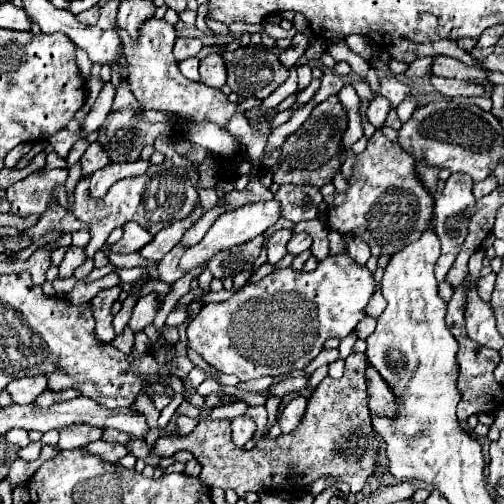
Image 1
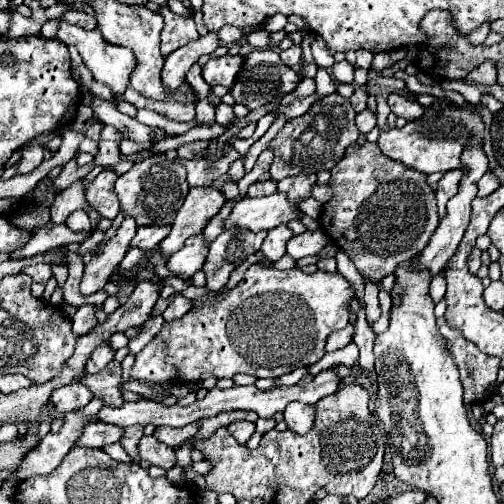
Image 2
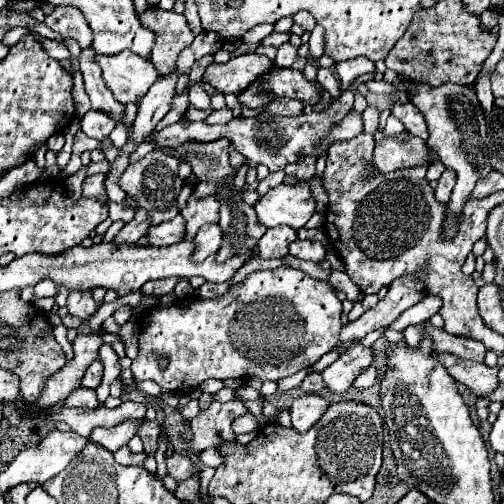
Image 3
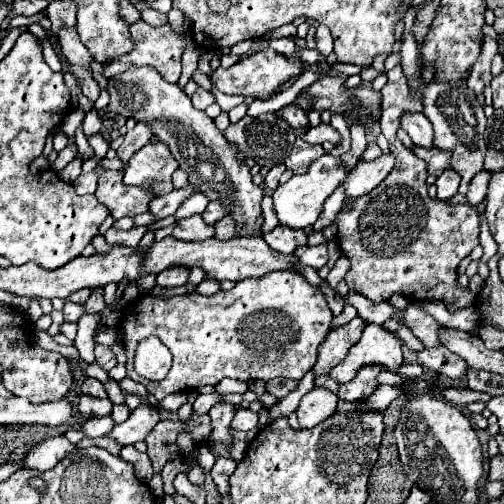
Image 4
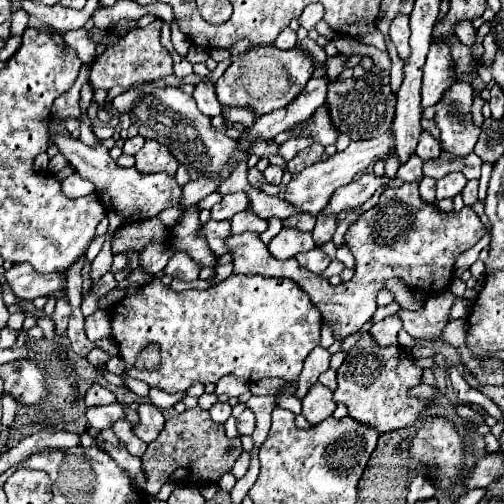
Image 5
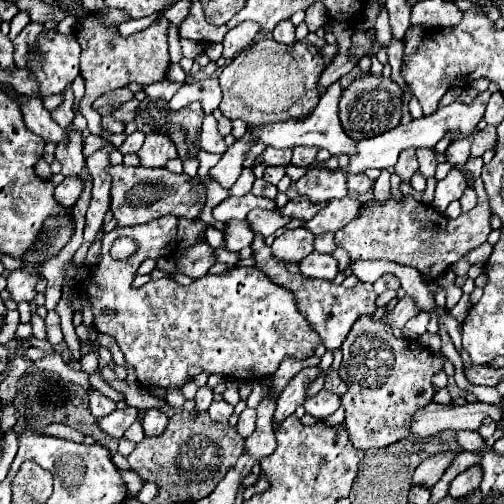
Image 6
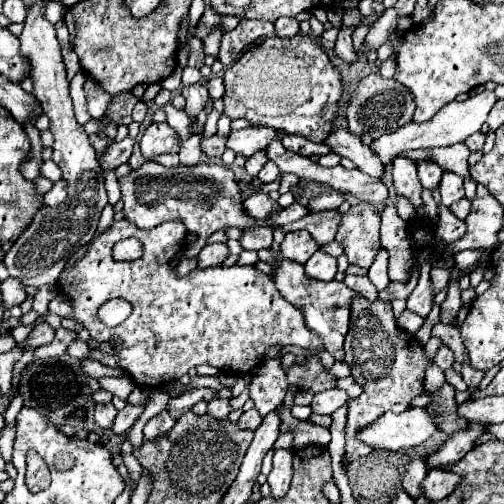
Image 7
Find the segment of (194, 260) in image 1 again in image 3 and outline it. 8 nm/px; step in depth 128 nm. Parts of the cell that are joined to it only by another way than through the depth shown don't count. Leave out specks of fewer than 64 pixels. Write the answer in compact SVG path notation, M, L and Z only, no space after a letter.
M298 182L294 186L276 186L254 204L254 210L258 214L258 222L266 228L286 224L298 230L312 218L312 214L316 212L316 204L310 194L308 182Z

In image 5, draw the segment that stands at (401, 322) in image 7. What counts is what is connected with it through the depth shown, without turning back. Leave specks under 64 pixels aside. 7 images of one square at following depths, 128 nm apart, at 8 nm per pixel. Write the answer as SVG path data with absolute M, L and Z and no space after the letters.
M450 290L438 296L428 298L424 304L422 312L408 312L408 310L398 310L396 316L400 316L404 330L412 338L420 340L442 340L442 330L448 326L450 318L450 308L456 302L456 294Z

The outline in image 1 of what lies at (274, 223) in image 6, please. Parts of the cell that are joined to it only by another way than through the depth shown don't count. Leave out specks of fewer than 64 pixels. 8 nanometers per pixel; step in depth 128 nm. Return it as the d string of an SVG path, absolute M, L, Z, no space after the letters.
M178 244L176 248L172 248L172 250L158 262L158 278L160 278L162 282L174 284L174 282L182 276L182 272L178 270L178 260L180 260L180 256L182 256L184 250L186 250L186 248L184 248L182 244Z

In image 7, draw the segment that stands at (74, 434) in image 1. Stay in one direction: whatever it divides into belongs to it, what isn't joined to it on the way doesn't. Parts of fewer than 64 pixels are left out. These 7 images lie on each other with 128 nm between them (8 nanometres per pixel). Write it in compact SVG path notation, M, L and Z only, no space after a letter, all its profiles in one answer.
M162 410L160 414L156 414L154 418L150 418L144 426L144 438L158 438L162 434L166 434L172 426L174 426L174 418L168 414L168 410Z

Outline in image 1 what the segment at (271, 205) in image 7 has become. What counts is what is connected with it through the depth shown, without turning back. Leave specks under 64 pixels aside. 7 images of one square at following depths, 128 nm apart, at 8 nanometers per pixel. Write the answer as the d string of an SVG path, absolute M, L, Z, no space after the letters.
M198 206L196 208L196 212L194 214L190 214L188 218L184 218L184 220L178 220L178 222L174 222L170 228L164 228L164 230L160 230L154 238L152 238L152 242L148 244L148 246L144 246L144 248L140 248L140 256L142 258L146 258L146 260L154 260L154 262L160 262L162 260L162 256L166 254L166 252L170 252L178 242L180 242L180 238L182 238L182 234L198 220L202 216L202 208Z

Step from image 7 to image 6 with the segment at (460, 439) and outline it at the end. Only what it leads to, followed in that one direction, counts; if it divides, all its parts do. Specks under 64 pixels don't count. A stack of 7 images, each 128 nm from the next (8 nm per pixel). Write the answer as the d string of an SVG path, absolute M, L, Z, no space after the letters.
M440 452L428 460L424 460L414 476L412 476L412 484L424 484L426 488L432 488L444 474L444 470L448 468L448 464L454 460L454 454L452 452Z

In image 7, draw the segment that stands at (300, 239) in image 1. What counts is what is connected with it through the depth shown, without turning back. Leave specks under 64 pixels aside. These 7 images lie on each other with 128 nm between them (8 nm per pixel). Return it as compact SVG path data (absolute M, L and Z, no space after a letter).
M318 250L318 252L304 264L304 268L306 268L306 274L308 274L310 278L330 282L330 280L334 280L334 276L336 276L336 258L332 258L332 256L328 256L328 254L324 254L324 252Z

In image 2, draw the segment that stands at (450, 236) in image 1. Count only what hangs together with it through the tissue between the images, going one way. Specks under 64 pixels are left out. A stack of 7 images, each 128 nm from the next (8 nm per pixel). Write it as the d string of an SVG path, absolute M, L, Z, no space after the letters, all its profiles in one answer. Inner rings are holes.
M450 170L442 176L442 180L438 182L438 190L436 190L436 198L438 198L438 216L444 218L446 216L446 202L456 196L456 190L460 190L460 176L464 176L462 170ZM444 270L438 272L434 278L432 278L432 284L430 284L430 296L434 302L440 302L446 294L446 280L444 280Z

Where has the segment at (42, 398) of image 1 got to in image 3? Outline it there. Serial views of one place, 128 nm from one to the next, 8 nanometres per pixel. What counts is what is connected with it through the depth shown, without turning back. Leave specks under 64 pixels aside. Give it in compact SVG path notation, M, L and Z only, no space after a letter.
M84 386L76 388L76 392L72 392L66 400L64 400L64 406L68 408L96 408L98 406L98 400L96 400L96 392L94 390L86 390Z

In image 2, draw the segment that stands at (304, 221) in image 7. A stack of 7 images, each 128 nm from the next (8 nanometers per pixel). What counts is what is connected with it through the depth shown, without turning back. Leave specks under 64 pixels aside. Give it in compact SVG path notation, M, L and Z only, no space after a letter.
M430 106L424 108L424 114L420 118L408 122L404 128L390 128L390 130L382 128L378 144L388 158L402 162L404 166L416 168L418 172L432 174L432 172L448 172L460 168L460 152L464 152L468 144L484 146L484 136L486 136L486 124L480 112L456 106L436 110Z

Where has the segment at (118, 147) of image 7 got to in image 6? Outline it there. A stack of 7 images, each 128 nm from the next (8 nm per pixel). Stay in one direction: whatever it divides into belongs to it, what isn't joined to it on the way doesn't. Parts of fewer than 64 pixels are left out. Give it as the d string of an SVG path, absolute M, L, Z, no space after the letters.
M134 132L130 134L124 144L118 148L122 154L136 154L138 148L142 148L142 142L144 142L144 134L142 132Z

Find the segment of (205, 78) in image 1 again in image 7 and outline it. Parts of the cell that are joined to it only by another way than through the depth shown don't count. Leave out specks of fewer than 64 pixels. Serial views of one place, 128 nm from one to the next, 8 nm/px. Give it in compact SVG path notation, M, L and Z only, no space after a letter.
M314 36L266 38L240 56L224 74L224 114L232 120L246 118L250 124L270 126L288 134L300 134L322 142L332 130L336 102L342 94L340 72Z

